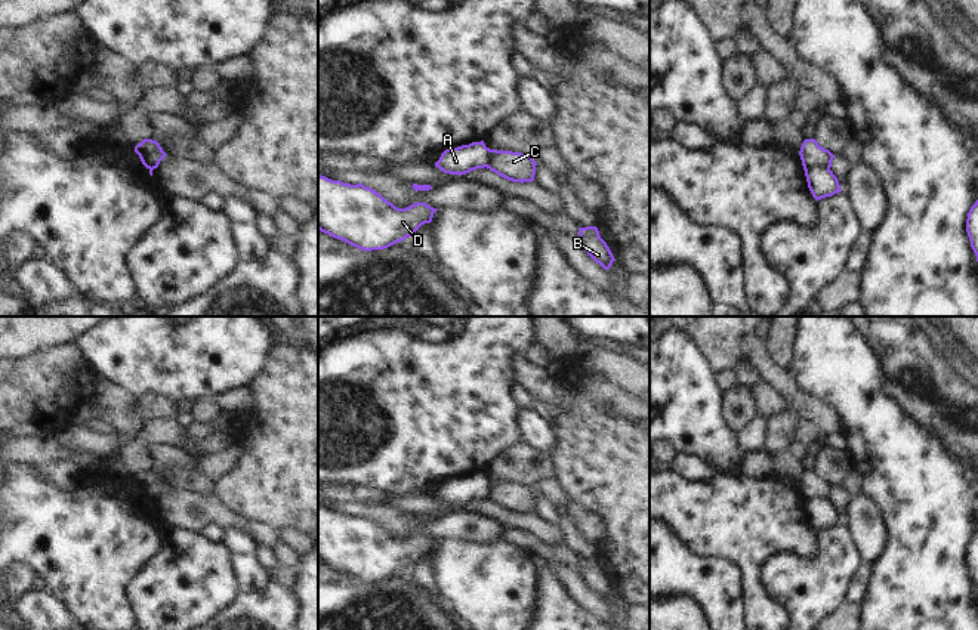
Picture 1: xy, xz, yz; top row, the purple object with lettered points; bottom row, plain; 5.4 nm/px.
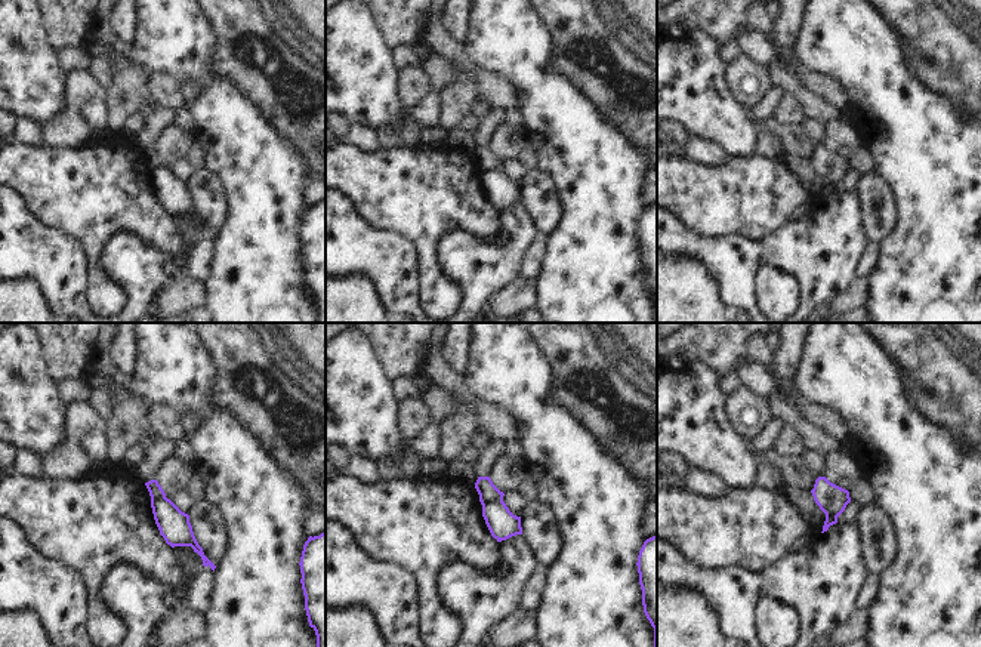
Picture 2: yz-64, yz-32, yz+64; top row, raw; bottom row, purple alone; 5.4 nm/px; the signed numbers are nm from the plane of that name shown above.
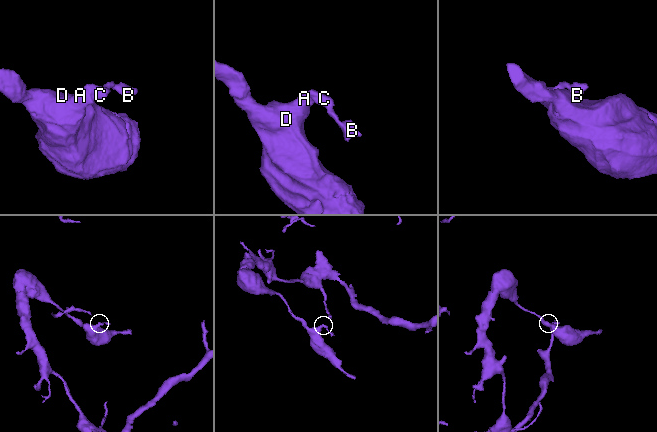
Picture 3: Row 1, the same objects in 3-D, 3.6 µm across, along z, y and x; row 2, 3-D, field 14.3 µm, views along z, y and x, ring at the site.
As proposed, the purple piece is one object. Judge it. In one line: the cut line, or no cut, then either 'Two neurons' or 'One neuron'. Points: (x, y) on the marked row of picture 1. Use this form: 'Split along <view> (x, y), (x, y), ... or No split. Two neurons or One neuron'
Split along yz (829, 169), (805, 170). Two neurons.

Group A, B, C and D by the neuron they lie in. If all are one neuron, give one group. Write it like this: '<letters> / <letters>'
A D / B C

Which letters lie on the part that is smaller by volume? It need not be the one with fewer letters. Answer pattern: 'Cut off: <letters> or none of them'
Cut off: B, C

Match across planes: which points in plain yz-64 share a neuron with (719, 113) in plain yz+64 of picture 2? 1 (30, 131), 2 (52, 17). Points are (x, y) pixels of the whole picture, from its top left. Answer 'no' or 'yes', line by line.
1: no
2: no

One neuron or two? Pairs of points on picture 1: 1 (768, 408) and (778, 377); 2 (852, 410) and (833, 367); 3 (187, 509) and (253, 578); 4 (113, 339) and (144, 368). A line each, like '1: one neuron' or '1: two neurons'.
1: two neurons
2: one neuron
3: two neurons
4: one neuron

